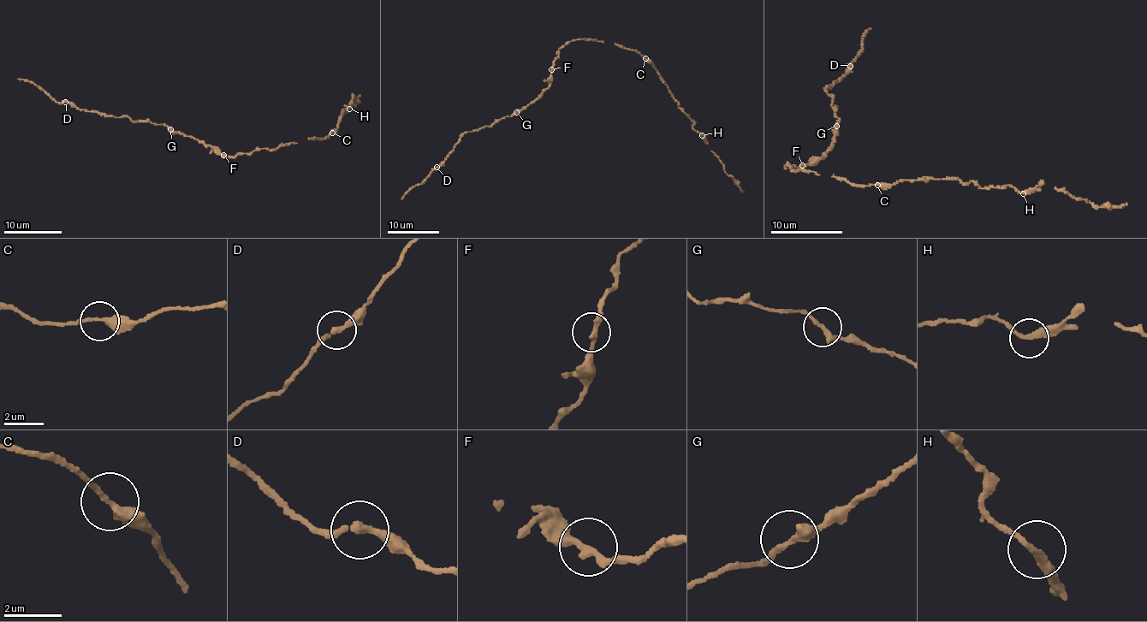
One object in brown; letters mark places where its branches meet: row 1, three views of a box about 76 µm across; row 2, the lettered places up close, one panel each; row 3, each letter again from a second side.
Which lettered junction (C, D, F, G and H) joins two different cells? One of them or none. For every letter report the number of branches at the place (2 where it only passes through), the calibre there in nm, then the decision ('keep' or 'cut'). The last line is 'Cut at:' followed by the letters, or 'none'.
C: branches 2; calibre 260 nm; keep
D: branches 2; calibre 240 nm; keep
F: branches 2; calibre 240 nm; keep
G: branches 2; calibre 280 nm; keep
H: branches 2; calibre 240 nm; keep
Cut at: none

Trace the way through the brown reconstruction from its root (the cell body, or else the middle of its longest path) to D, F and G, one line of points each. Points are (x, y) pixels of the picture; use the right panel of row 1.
D: (796, 171), (785, 165), (816, 163), (829, 150), (838, 118), (833, 97), (824, 91), (850, 66)
F: (796, 171), (785, 165), (794, 168), (802, 165)
G: (796, 171), (785, 165), (794, 168), (806, 167), (824, 157), (831, 145), (835, 125)

